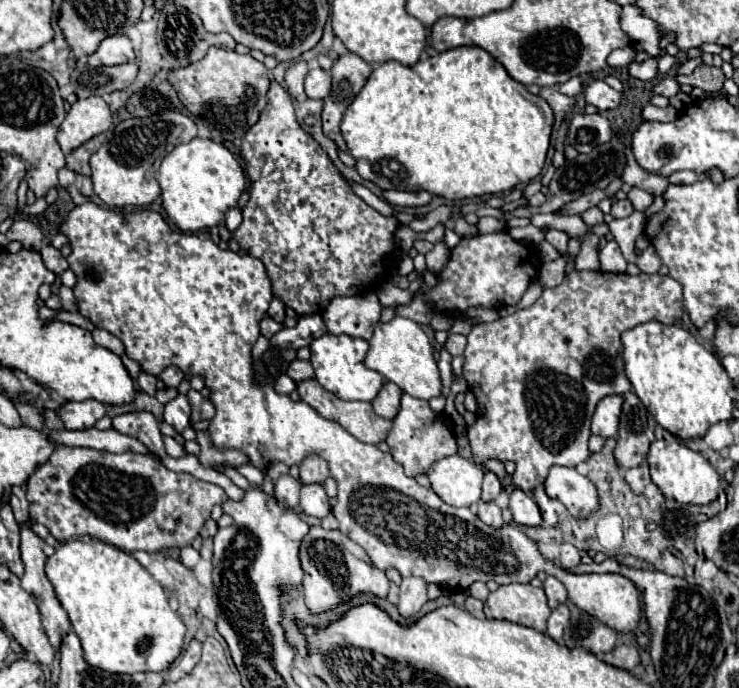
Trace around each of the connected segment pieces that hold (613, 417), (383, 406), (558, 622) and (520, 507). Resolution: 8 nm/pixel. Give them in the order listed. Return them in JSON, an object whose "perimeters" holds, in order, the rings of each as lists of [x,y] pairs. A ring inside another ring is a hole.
{"perimeters":[[[[607,395],[597,403],[591,431],[601,437],[613,437],[617,433],[619,415],[621,415],[623,397],[621,395]]],[[[387,381],[387,383],[383,385],[381,393],[379,393],[379,395],[373,399],[373,403],[371,403],[371,405],[373,405],[373,411],[375,411],[377,415],[393,421],[393,419],[397,417],[397,413],[399,413],[399,407],[401,407],[401,395],[403,395],[403,391],[401,391],[395,383]]],[[[559,605],[551,611],[549,619],[547,619],[547,635],[555,641],[561,641],[561,635],[563,635],[563,629],[565,625],[569,623],[569,609],[567,605]]],[[[515,489],[509,495],[509,509],[513,513],[513,521],[519,525],[529,525],[529,527],[539,527],[543,523],[539,507],[533,497],[523,493],[521,489]]]]}

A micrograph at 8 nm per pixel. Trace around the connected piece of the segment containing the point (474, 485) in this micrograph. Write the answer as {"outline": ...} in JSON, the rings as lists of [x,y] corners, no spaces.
{"outline":[[[459,455],[435,461],[427,473],[433,491],[453,507],[469,507],[481,499],[483,465]]]}

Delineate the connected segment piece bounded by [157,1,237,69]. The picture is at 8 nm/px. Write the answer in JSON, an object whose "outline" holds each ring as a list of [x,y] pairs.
{"outline":[[[171,1],[165,3],[165,7],[161,9],[161,17],[159,17],[159,25],[157,25],[157,43],[159,43],[161,55],[169,61],[169,65],[173,69],[193,65],[195,61],[203,59],[207,55],[207,49],[213,45],[223,47],[227,51],[233,51],[237,45],[229,33],[219,33],[219,35],[209,33],[197,15],[189,13],[185,7],[179,7]]]}

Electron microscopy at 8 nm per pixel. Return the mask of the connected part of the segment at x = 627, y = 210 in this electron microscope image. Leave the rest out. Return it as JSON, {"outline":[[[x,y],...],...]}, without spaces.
{"outline":[[[619,199],[617,203],[613,203],[611,207],[611,215],[613,217],[629,217],[633,213],[633,205],[629,199]]]}

